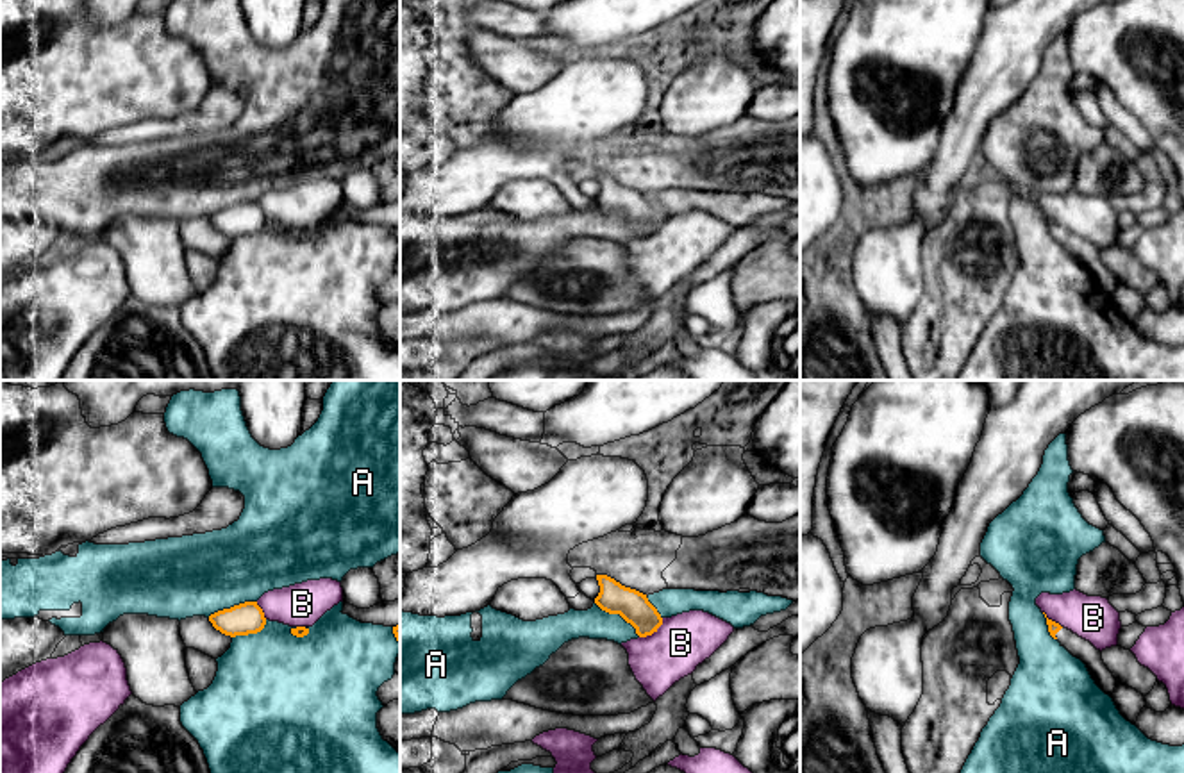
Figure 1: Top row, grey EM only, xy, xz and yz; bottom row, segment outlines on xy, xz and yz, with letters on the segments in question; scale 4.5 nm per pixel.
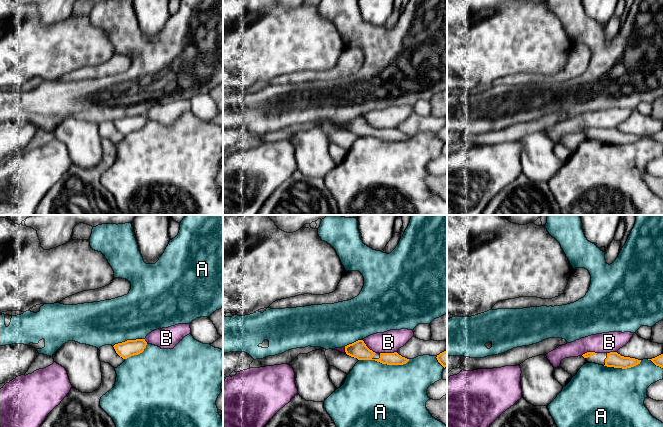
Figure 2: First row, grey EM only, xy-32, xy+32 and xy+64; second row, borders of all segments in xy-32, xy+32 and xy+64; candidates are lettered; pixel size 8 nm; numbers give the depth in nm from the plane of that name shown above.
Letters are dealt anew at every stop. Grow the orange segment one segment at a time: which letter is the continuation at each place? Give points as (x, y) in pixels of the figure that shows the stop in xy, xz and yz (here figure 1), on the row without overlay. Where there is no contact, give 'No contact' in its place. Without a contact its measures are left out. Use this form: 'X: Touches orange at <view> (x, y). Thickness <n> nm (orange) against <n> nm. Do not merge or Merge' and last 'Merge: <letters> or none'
A: Touches orange at xy (231, 207). Thickness 140 nm (orange) against 360 nm. Do not merge
B: Touches orange at xz (652, 232). Thickness 140 nm (orange) against 240 nm. Do not merge
Merge: none

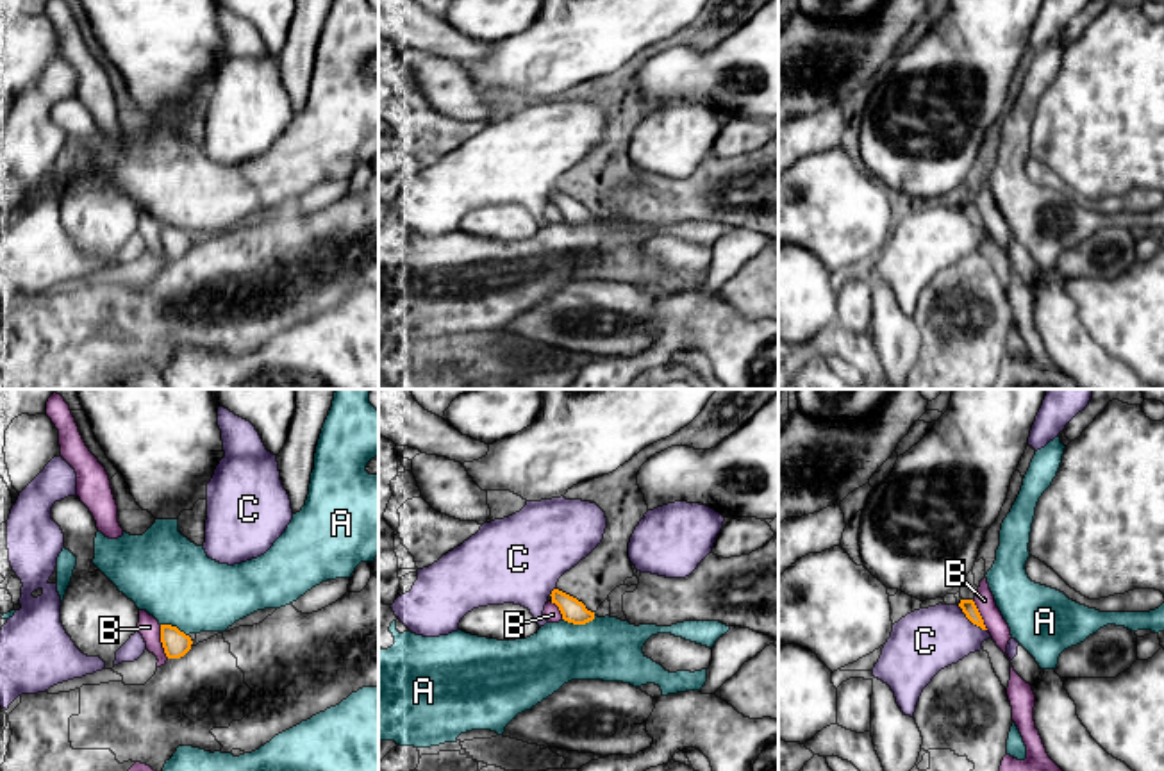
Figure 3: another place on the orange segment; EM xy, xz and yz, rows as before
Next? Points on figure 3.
A: Touches orange at xz (579, 223). Thickness 110 nm (orange) against 280 nm. Do not merge
B: Touches orange at xy (161, 241). Thickness 120 nm (orange) against 100 nm. Merge
C: Touches orange at yz (972, 222). Thickness 70 nm (orange) against 300 nm. Do not merge
Merge: B

